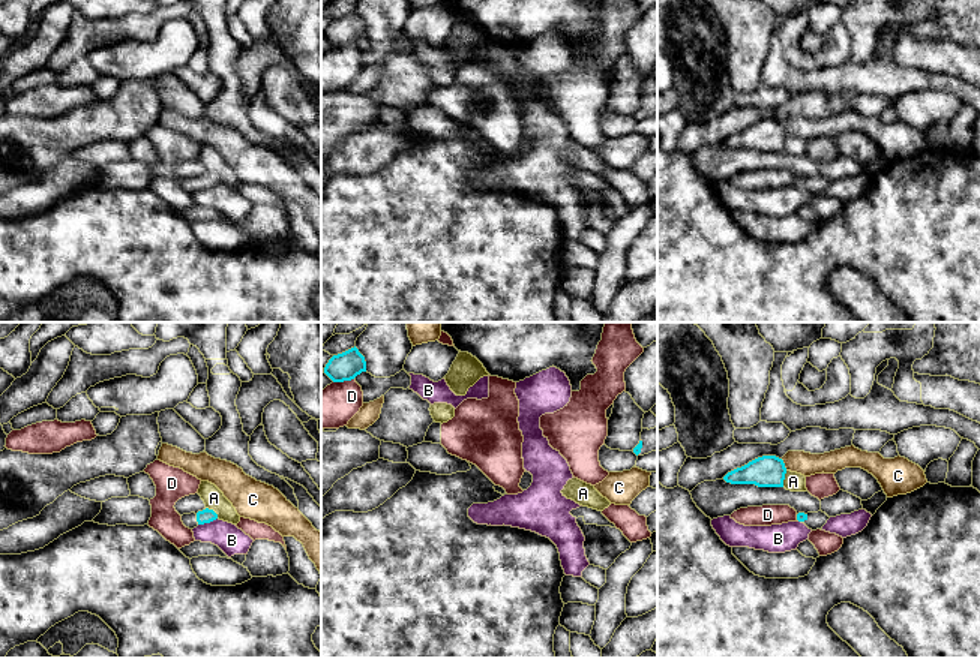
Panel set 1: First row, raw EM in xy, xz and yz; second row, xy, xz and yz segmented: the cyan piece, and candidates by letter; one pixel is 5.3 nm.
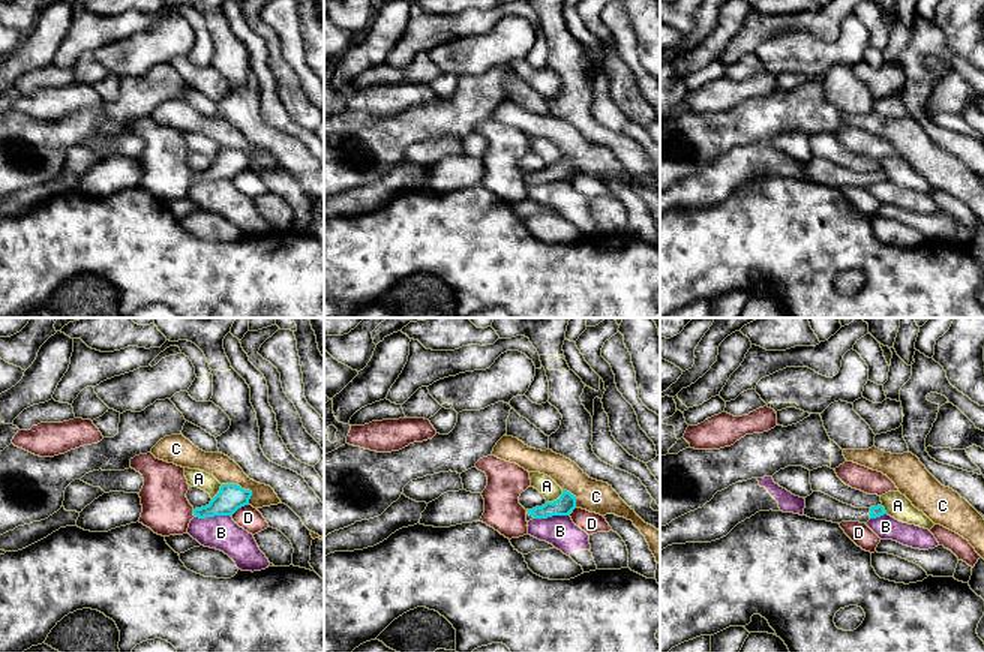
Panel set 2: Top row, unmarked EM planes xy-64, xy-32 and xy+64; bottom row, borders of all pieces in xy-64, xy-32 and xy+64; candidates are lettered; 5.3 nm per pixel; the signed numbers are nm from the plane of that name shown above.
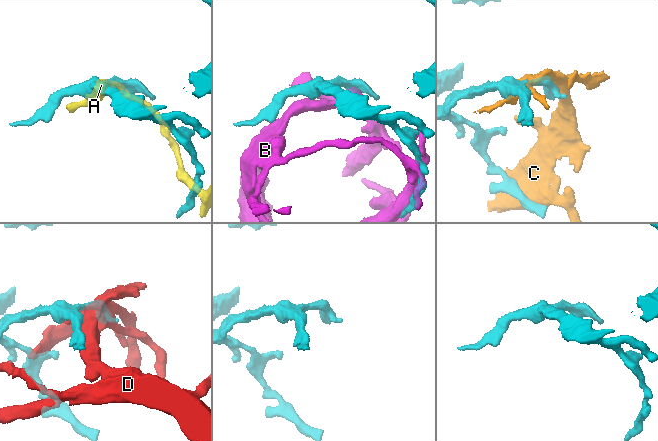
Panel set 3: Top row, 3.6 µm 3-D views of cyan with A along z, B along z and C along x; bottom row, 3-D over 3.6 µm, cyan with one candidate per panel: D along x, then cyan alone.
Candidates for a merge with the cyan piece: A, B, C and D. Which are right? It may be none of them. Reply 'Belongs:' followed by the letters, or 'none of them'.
Belongs: none of them

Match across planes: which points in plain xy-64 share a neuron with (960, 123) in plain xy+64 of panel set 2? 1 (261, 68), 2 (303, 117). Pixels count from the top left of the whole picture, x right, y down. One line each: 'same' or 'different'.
1: same
2: different

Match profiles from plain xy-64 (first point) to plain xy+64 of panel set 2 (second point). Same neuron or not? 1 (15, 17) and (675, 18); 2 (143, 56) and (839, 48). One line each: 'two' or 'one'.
1: one
2: one

